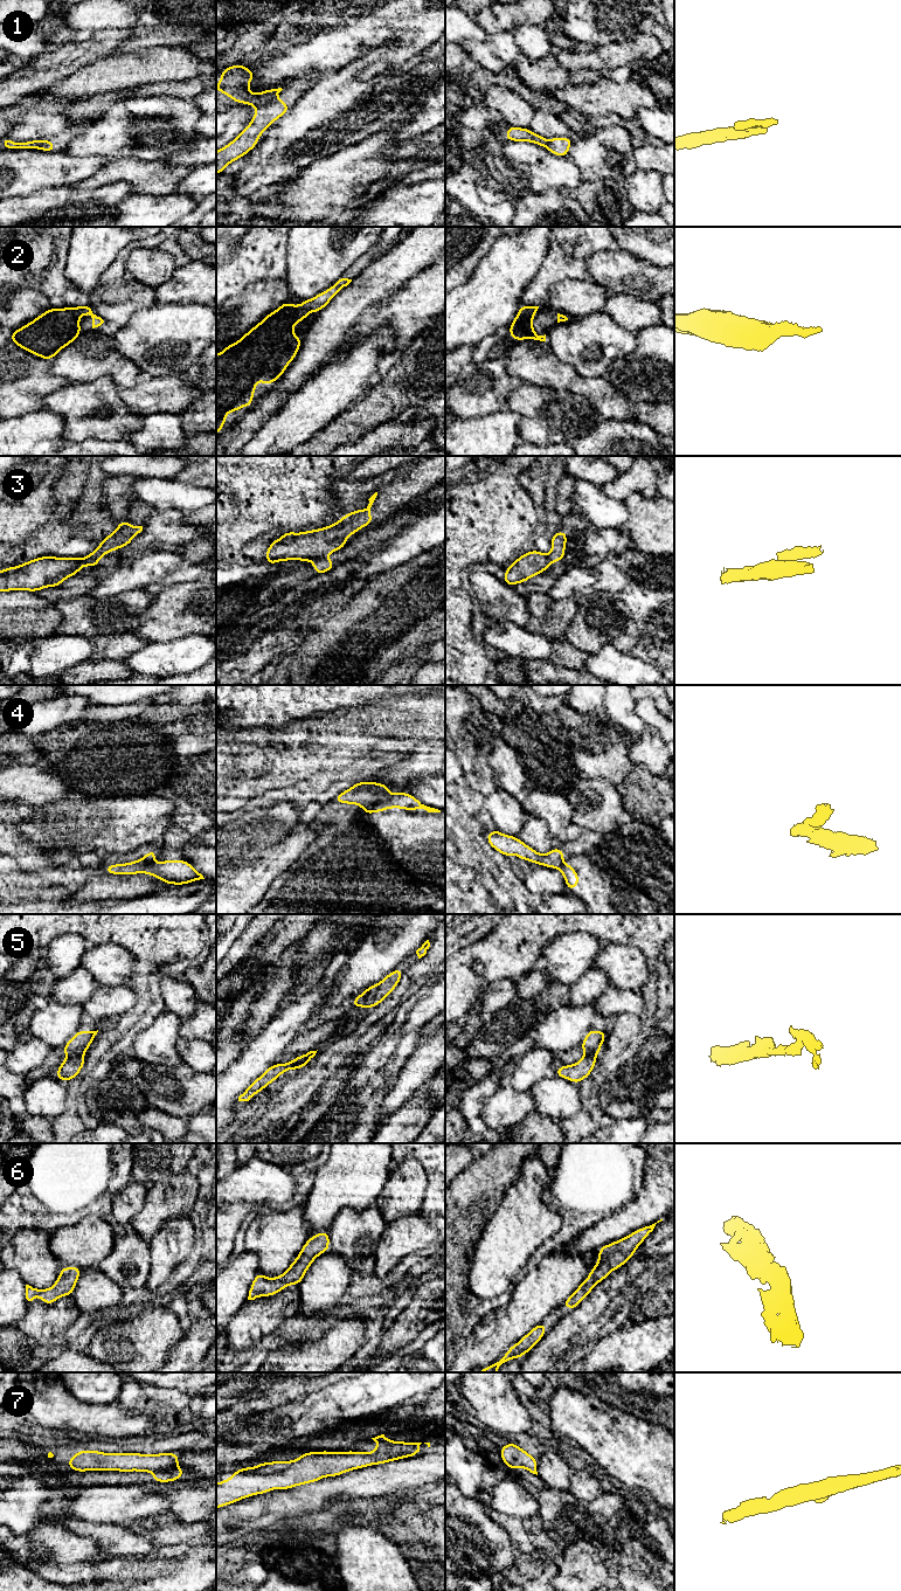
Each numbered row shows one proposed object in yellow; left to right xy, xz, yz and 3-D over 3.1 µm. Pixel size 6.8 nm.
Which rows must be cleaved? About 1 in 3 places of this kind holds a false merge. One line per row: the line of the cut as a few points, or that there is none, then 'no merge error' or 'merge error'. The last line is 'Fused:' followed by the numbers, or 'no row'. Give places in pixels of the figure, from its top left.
1: cut xz (276, 98), (258, 108); merge error
2: cut none; no merge error
3: cut xz (324, 557), (312, 561); merge error
4: cut xz (392, 795), (365, 809); merge error
5: cut xy (82, 1053), (68, 1056); merge error
6: cut none; no merge error
7: cut none; no merge error
Fused: 1, 3, 4, 5

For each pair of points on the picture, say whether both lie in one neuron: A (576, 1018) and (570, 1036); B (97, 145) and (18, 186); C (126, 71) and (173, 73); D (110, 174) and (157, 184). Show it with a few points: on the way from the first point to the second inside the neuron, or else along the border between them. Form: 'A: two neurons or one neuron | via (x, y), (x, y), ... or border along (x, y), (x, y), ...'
A: one neuron | via (573, 1023), (570, 1031)
B: two neurons | border along (64, 151), (78, 157), (101, 156), (103, 158)
C: one neuron | via (138, 71), (161, 71)
D: one neuron | via (122, 174), (140, 174), (145, 177)

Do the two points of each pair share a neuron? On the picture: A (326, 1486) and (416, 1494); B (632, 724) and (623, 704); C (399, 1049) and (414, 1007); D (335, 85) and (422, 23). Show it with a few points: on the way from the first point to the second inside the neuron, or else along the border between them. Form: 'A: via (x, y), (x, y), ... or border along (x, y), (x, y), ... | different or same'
A: border along (432, 1481), (408, 1491) | different
B: via (628, 719), (623, 714), (623, 708) | same
C: via (401, 1038), (411, 1017) | same
D: border along (388, 47), (374, 62), (366, 67) | different

